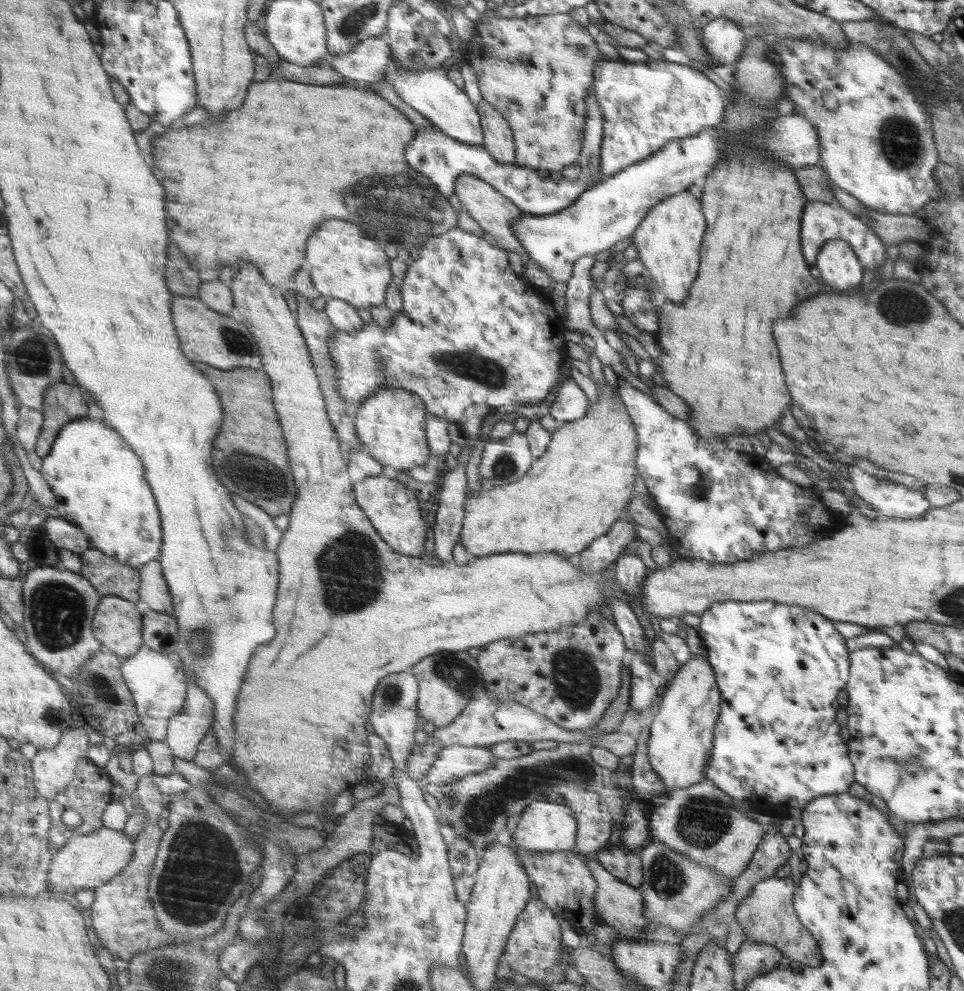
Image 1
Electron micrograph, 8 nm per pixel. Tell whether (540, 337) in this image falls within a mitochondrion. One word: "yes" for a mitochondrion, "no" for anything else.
no

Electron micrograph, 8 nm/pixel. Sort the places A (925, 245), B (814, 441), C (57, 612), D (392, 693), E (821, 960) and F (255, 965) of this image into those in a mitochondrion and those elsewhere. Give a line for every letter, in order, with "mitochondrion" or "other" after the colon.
A: other
B: other
C: mitochondrion
D: mitochondrion
E: other
F: other

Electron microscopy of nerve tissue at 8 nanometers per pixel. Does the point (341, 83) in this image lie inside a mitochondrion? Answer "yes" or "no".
no

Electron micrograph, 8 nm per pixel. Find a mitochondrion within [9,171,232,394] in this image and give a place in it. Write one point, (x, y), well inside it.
(33, 358)

